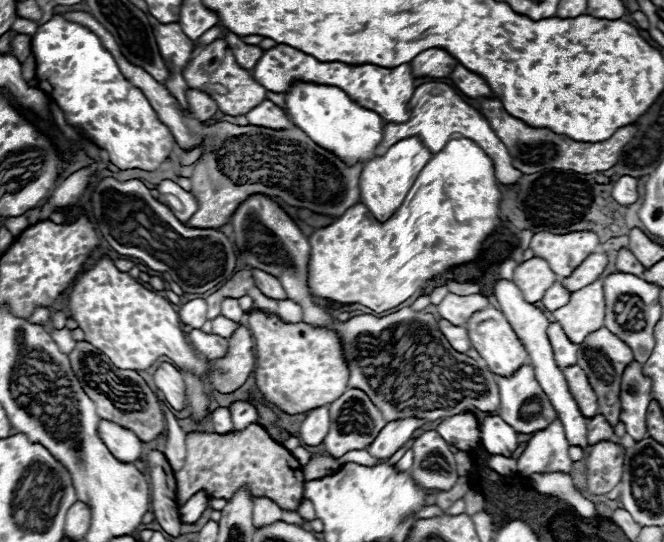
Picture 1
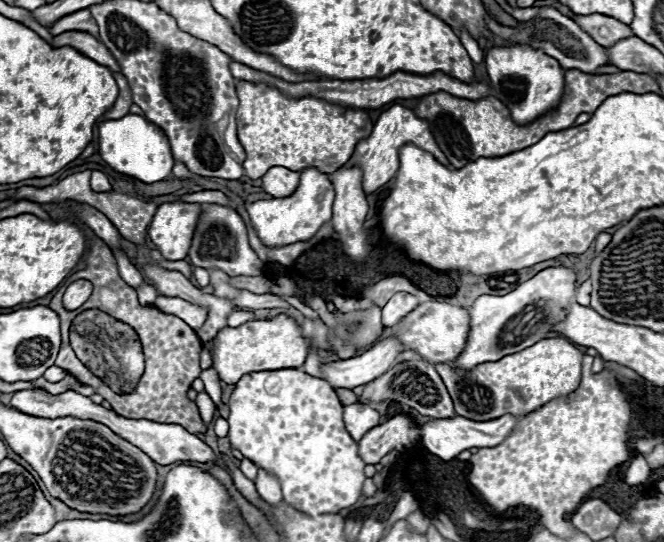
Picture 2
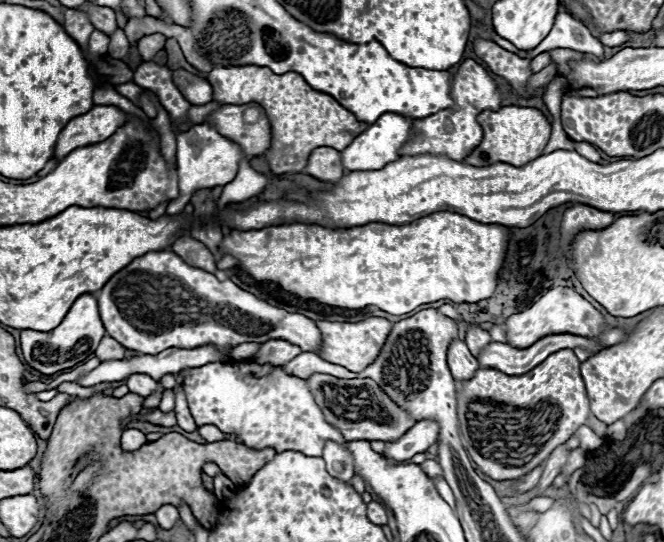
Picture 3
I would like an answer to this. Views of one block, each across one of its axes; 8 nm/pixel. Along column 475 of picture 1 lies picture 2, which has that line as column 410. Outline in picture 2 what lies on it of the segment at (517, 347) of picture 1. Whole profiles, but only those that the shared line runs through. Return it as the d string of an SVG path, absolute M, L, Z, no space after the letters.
M430 300L412 310L394 328L394 334L406 346L406 350L416 350L428 362L454 362L460 356L460 350L464 350L464 342L468 340L468 326L470 318L464 306Z

